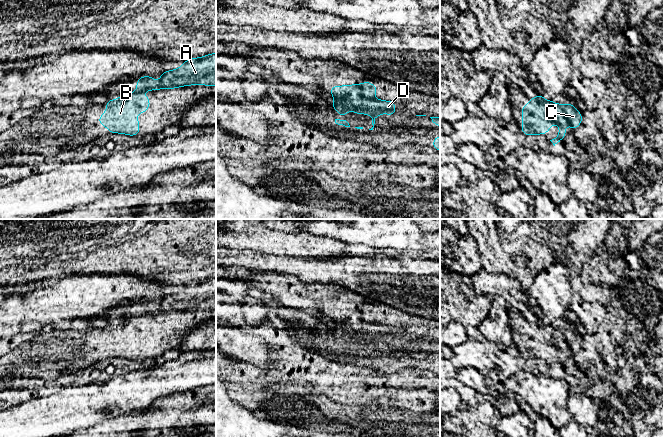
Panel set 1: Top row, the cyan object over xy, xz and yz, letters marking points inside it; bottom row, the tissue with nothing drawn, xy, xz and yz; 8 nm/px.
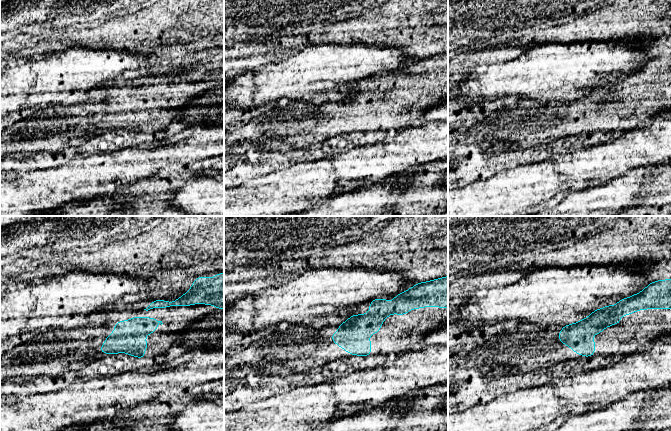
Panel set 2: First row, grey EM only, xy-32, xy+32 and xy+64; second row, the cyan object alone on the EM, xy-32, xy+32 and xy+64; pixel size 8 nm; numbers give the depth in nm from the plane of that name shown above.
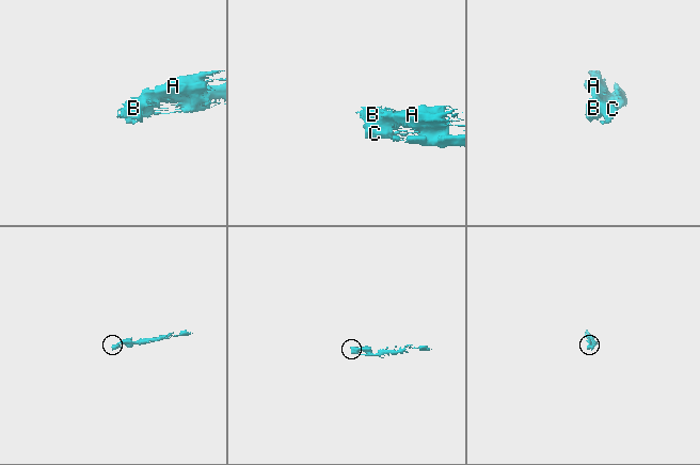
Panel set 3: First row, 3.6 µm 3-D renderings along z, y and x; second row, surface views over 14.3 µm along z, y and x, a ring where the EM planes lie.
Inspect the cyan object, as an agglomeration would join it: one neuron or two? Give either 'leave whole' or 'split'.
leave whole

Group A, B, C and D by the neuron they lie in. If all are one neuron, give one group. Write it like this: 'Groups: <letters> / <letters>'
Groups: A B C D

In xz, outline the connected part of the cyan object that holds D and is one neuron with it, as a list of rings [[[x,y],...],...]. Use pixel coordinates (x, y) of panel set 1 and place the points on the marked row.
[[[367,79],[367,80],[366,80],[366,82],[365,82],[364,84],[357,84],[357,85],[344,85],[344,86],[341,86],[341,87],[339,87],[339,86],[333,86],[333,87],[331,87],[331,89],[330,89],[330,93],[331,93],[331,95],[332,95],[332,96],[337,100],[337,101],[336,101],[336,102],[334,102],[334,103],[331,103],[331,104],[330,104],[330,107],[331,107],[331,108],[336,108],[336,109],[338,110],[338,113],[337,113],[336,115],[338,115],[338,114],[347,115],[347,114],[348,114],[348,110],[349,110],[349,109],[353,109],[355,114],[370,114],[370,115],[372,116],[372,125],[373,125],[373,127],[372,127],[371,129],[369,129],[369,130],[373,130],[373,128],[374,128],[374,124],[375,124],[375,118],[376,118],[376,117],[378,117],[378,115],[379,115],[379,114],[381,114],[381,113],[385,113],[385,114],[388,114],[388,115],[395,115],[395,114],[396,114],[396,111],[395,111],[395,102],[392,102],[392,101],[382,101],[382,100],[374,99],[374,98],[373,98],[373,94],[378,90],[379,85],[370,85],[370,84],[369,84],[369,80],[370,80],[370,79]]]

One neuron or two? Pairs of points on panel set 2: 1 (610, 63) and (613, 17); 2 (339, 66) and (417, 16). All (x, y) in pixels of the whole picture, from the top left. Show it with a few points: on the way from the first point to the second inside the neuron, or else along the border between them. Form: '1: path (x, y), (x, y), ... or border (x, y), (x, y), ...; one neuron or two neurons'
1: border (635, 35), (589, 41); two neurons
2: border (349, 44), (368, 43), (393, 47); two neurons

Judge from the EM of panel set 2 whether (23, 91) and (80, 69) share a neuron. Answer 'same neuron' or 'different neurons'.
same neuron

